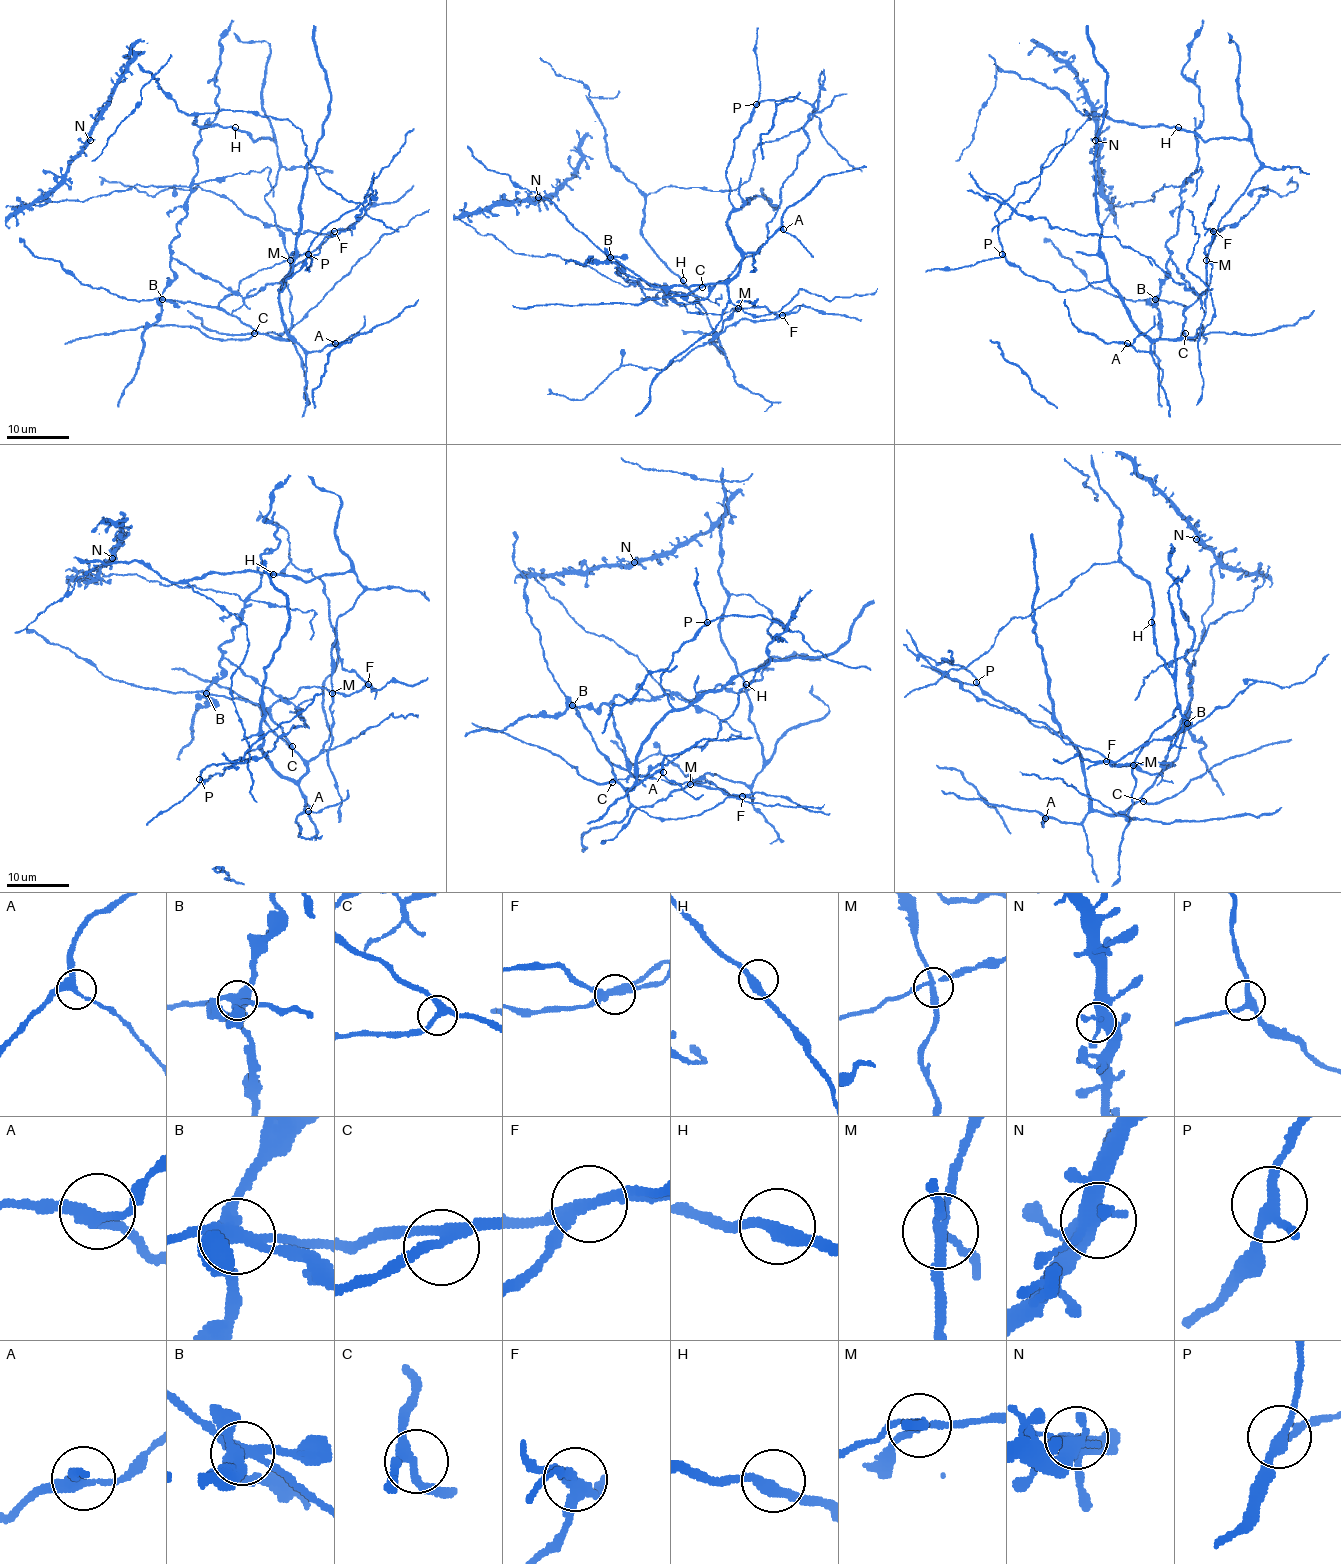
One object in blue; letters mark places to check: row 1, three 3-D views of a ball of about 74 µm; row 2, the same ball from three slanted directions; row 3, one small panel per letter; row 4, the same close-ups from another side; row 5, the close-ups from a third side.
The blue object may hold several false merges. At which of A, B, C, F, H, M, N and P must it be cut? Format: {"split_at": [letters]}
{"split_at": ["B", "F", "M"]}

